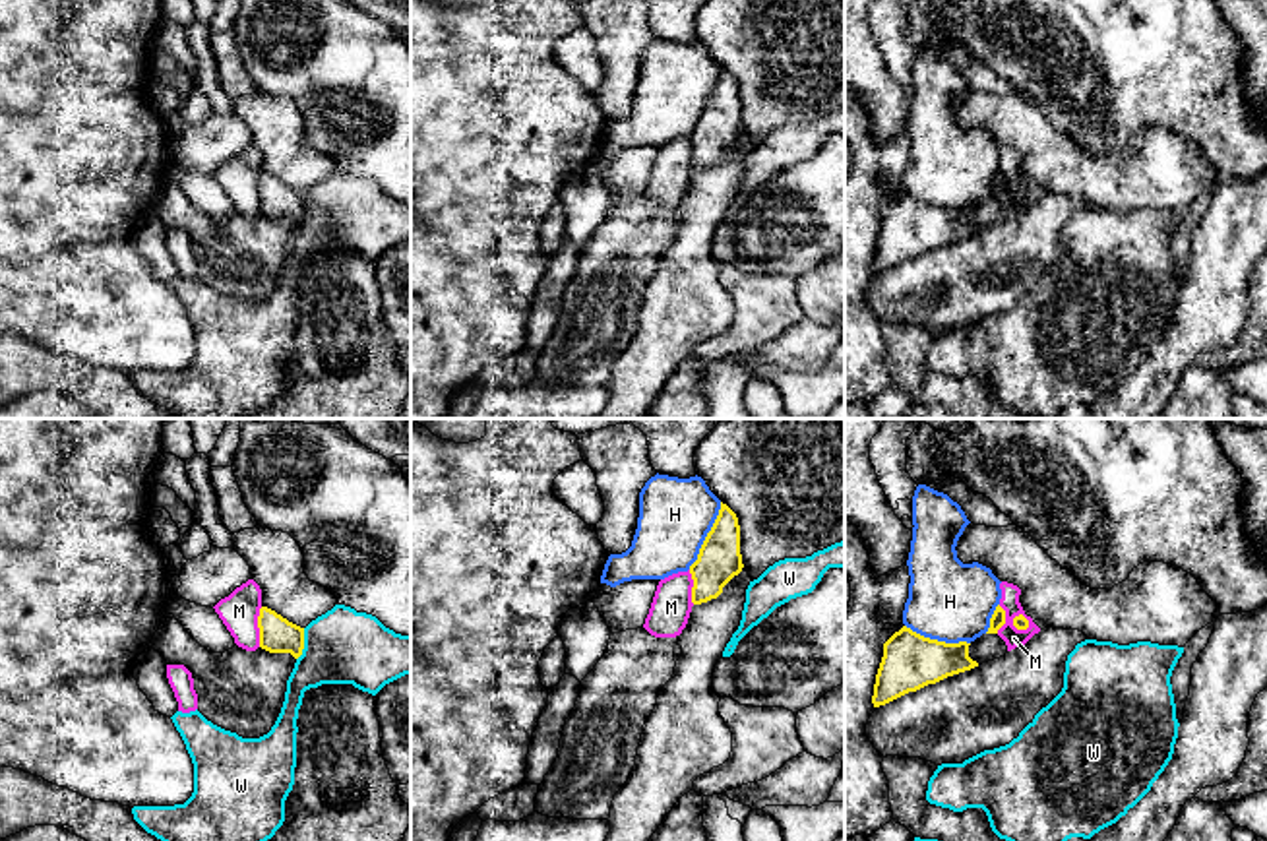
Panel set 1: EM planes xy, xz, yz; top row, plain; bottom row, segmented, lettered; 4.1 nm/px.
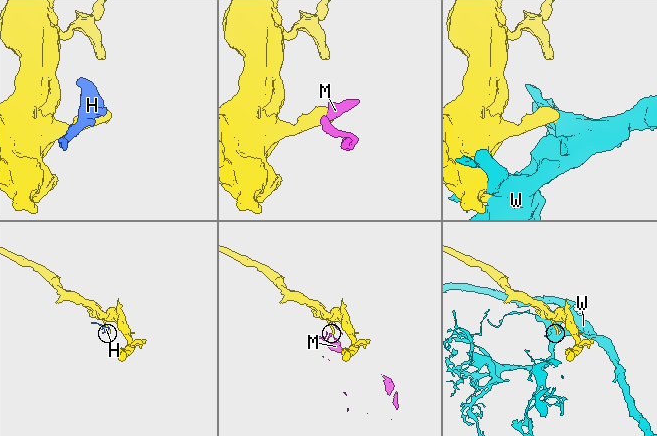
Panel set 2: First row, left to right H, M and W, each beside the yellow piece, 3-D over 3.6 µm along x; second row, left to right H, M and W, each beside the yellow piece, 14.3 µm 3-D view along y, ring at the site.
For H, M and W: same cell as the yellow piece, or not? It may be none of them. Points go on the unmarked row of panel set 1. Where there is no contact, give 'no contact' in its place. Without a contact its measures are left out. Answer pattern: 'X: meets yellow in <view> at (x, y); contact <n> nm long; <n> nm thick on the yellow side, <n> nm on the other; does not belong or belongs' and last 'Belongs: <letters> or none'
H: meets yellow in xz at (708, 101); contact 320 nm long; 180 nm thick on the yellow side, 300 nm on the other; does not belong
M: meets yellow in xy at (258, 192); contact 170 nm long; 150 nm thick on the yellow side, 160 nm on the other; does not belong
W: meets yellow in xy at (303, 210); contact 140 nm long; 150 nm thick on the yellow side, 300 nm on the other; does not belong
Belongs: none

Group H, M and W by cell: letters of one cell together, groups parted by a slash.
H / M / W

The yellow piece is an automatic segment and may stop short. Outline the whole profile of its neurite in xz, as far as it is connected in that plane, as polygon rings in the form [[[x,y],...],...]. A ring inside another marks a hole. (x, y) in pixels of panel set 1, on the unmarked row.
[[[721,68],[719,81],[707,99],[697,126],[690,132],[692,169],[717,165],[723,153],[742,138],[740,91],[736,79]]]

